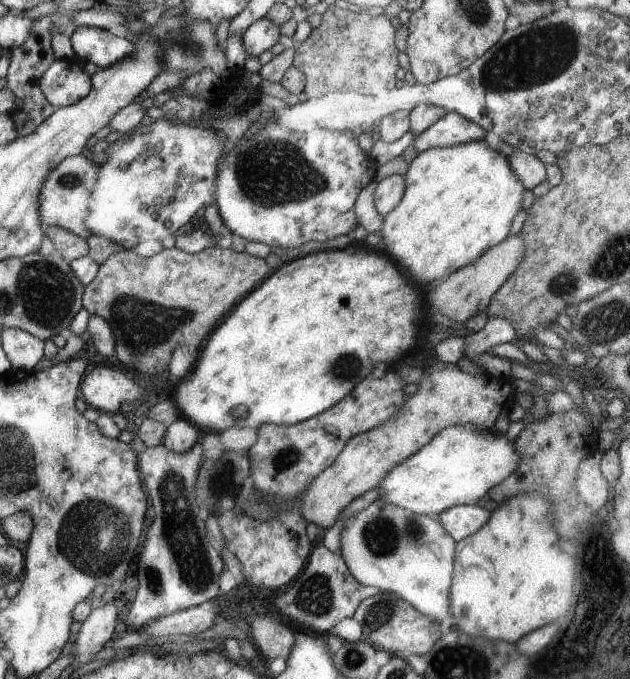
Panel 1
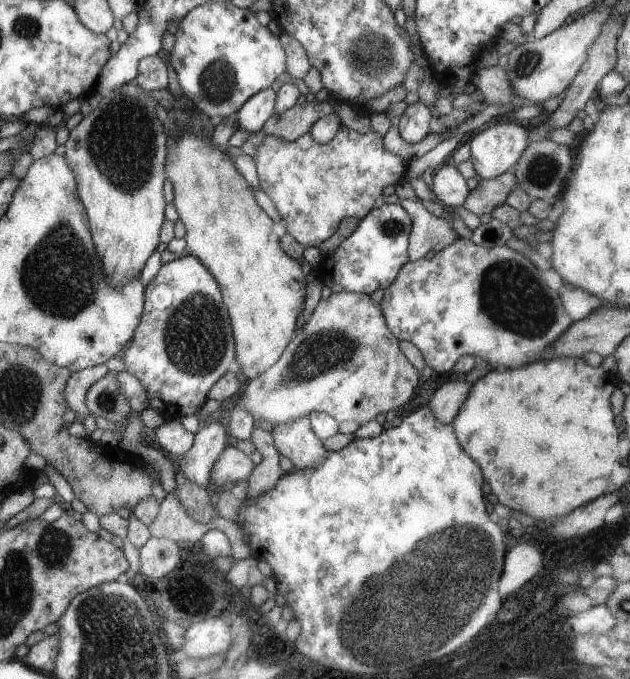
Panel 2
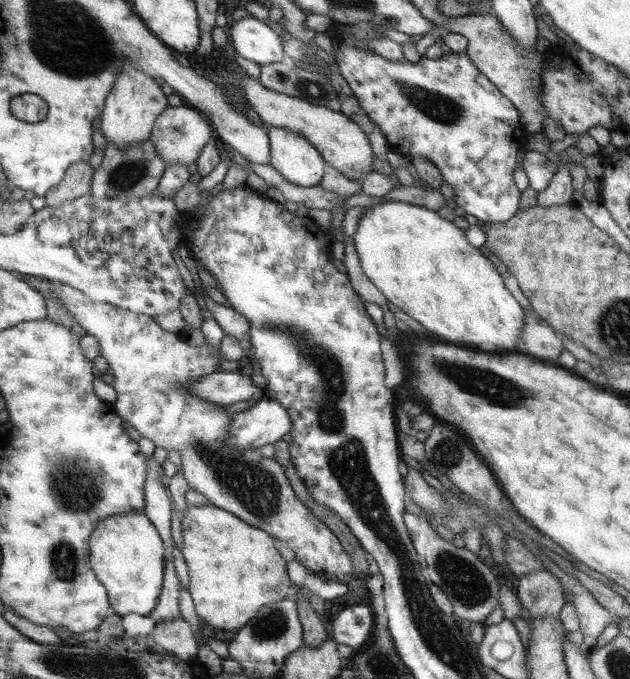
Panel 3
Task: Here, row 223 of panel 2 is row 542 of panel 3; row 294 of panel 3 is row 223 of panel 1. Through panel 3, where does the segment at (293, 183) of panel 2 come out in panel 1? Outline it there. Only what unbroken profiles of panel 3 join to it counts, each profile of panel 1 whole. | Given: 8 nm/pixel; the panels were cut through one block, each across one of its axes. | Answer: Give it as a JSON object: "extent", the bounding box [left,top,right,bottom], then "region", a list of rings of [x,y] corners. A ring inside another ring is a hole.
{"extent":[41,155,99,241],"region":[[[84,155],[71,156],[47,176],[41,188],[41,220],[48,225],[56,225],[77,234],[85,241],[94,235],[86,224],[89,215],[89,198],[99,175],[99,164]]]}

